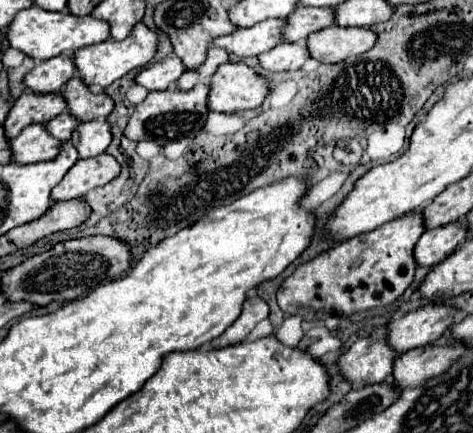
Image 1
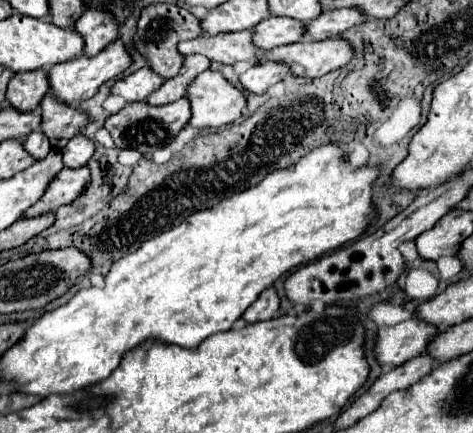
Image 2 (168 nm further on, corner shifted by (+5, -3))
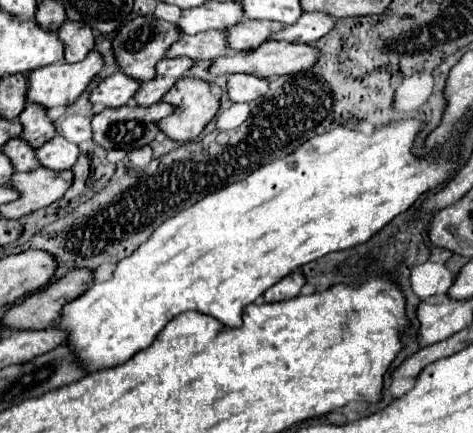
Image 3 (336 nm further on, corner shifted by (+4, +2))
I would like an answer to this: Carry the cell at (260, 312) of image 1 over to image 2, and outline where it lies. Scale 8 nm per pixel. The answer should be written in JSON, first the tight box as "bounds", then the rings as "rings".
{"bounds":[242,287,280,323],"rings":[[[274,287],[270,289],[264,289],[258,299],[246,309],[246,313],[242,315],[242,321],[244,323],[260,323],[260,321],[268,321],[274,317],[274,313],[278,311],[278,305],[280,305],[280,299],[274,291]]]}

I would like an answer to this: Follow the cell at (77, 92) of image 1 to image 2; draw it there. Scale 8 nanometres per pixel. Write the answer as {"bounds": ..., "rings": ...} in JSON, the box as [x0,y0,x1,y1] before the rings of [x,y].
{"bounds":[40,91,88,149],"rings":[[[52,91],[46,93],[40,107],[42,107],[42,131],[48,135],[50,145],[54,149],[62,149],[88,123],[88,115],[82,109],[74,109],[62,103]]]}

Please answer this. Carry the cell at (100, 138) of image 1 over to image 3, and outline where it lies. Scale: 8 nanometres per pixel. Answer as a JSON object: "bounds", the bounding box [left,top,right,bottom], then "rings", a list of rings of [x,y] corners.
{"bounds":[35,136,79,172],"rings":[[[55,136],[53,140],[49,140],[41,148],[37,148],[35,156],[43,168],[61,172],[61,170],[69,170],[75,164],[75,160],[79,156],[79,148],[77,148],[77,144],[61,138],[61,136]]]}

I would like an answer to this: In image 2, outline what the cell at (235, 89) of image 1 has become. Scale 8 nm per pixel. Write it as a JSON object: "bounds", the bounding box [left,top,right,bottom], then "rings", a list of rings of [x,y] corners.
{"bounds":[190,71,246,127],"rings":[[[204,71],[190,85],[192,127],[220,127],[242,117],[246,97],[220,71]]]}

